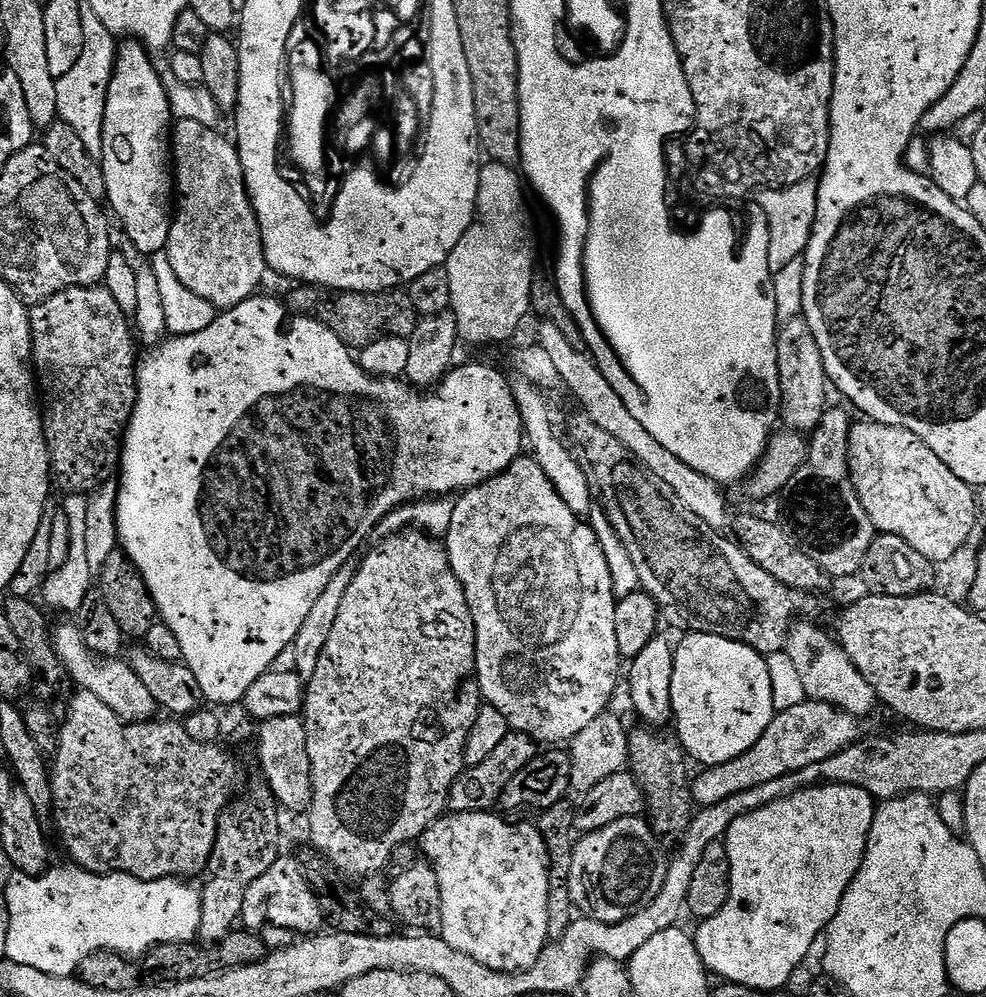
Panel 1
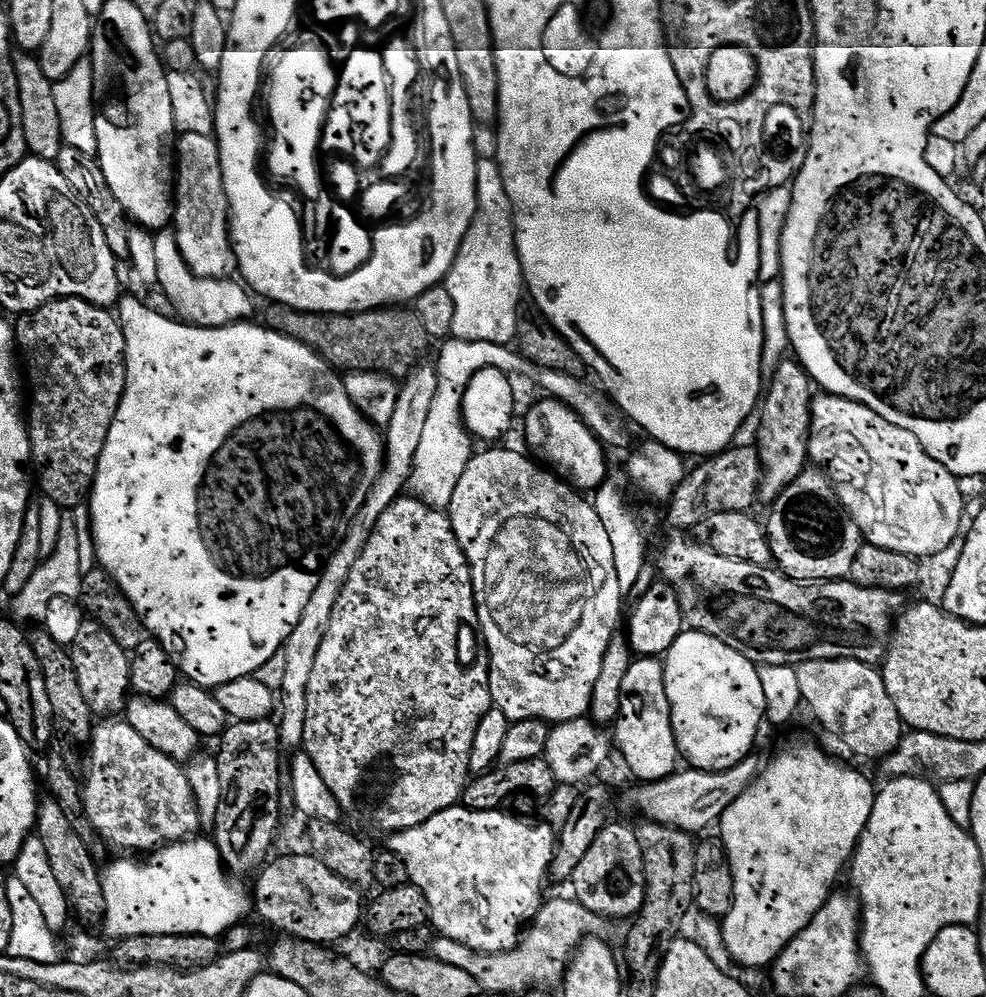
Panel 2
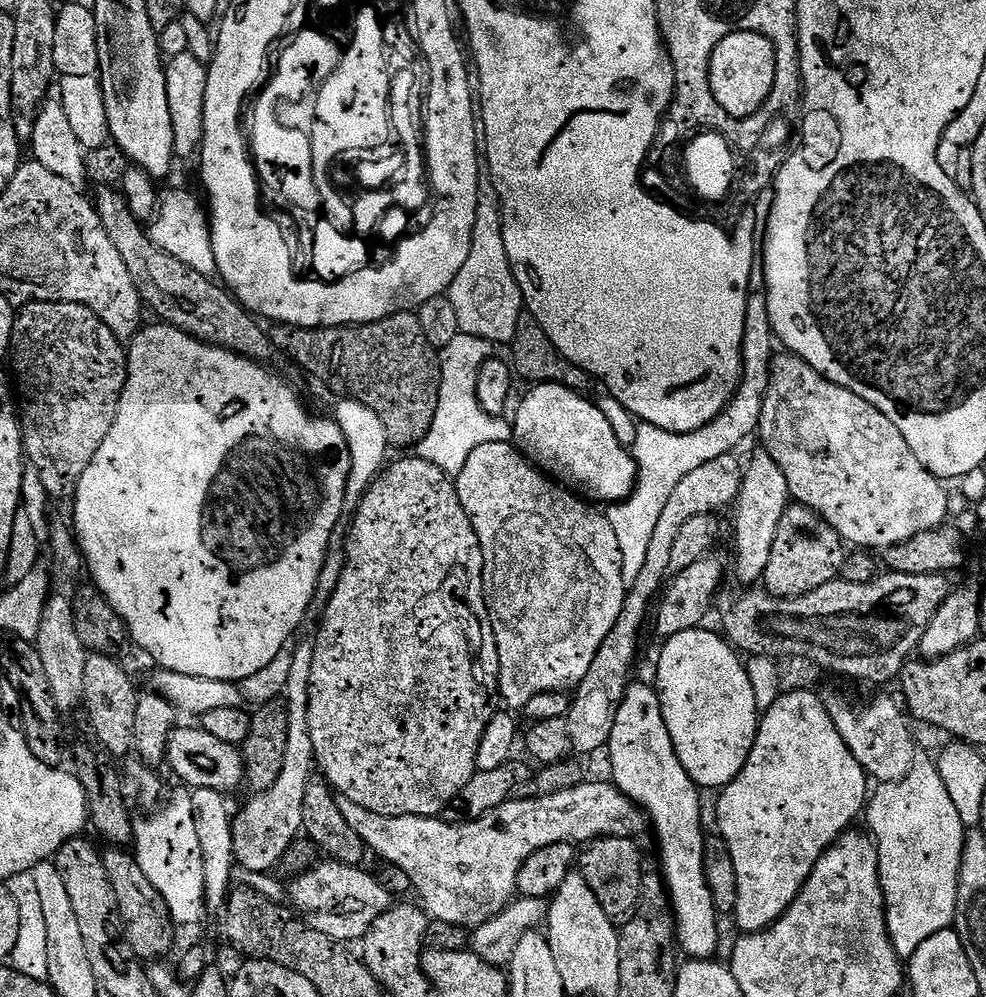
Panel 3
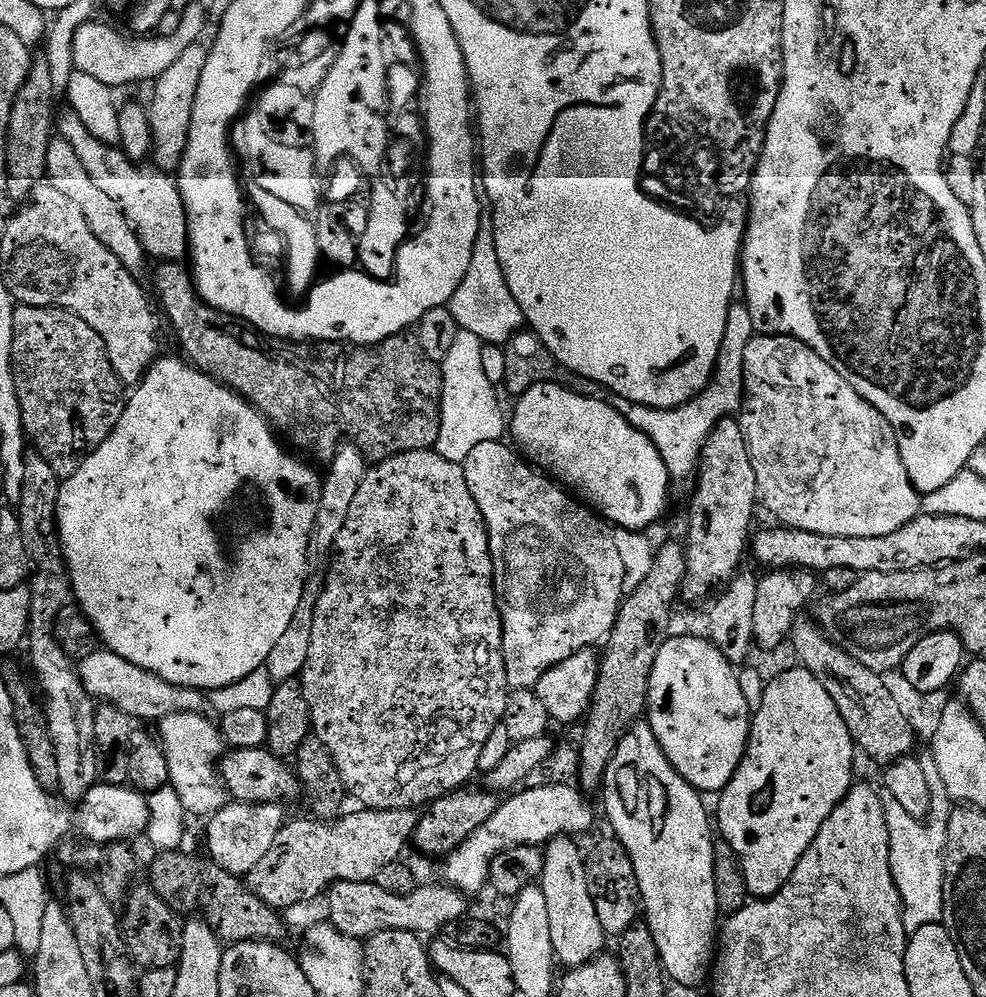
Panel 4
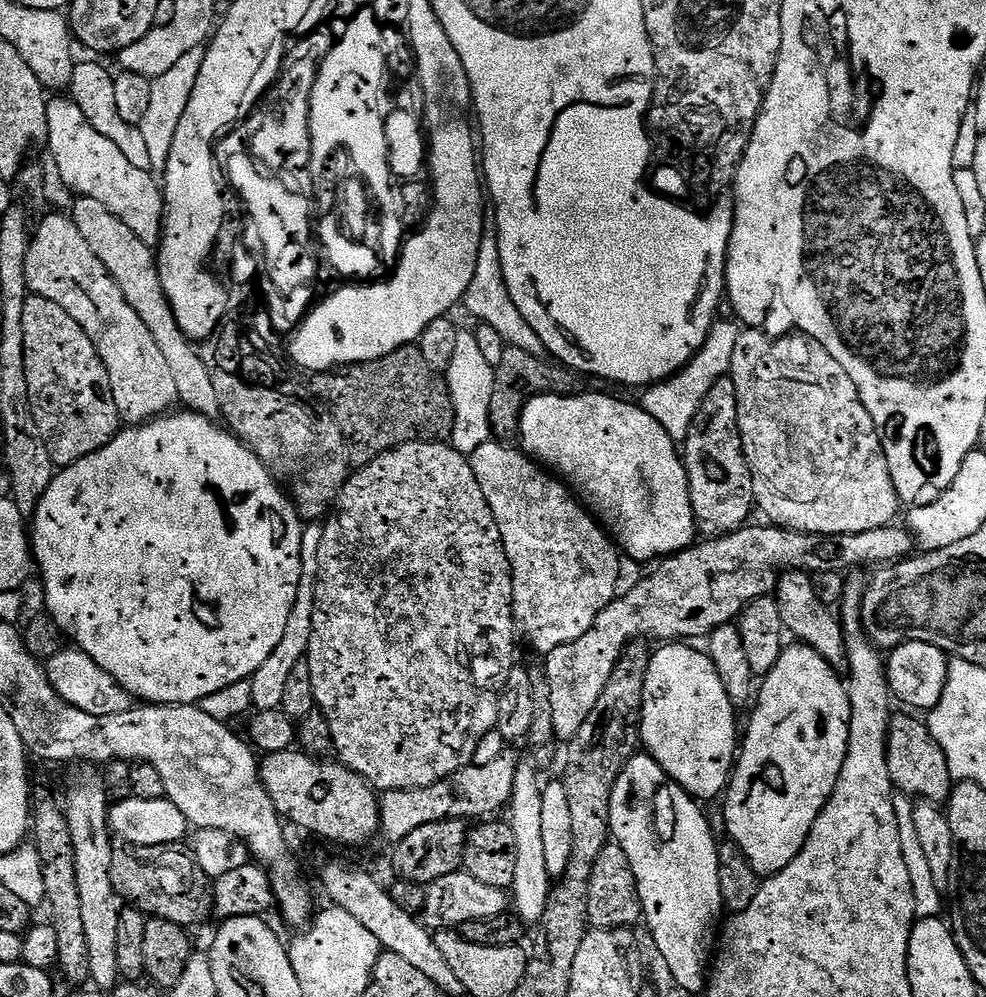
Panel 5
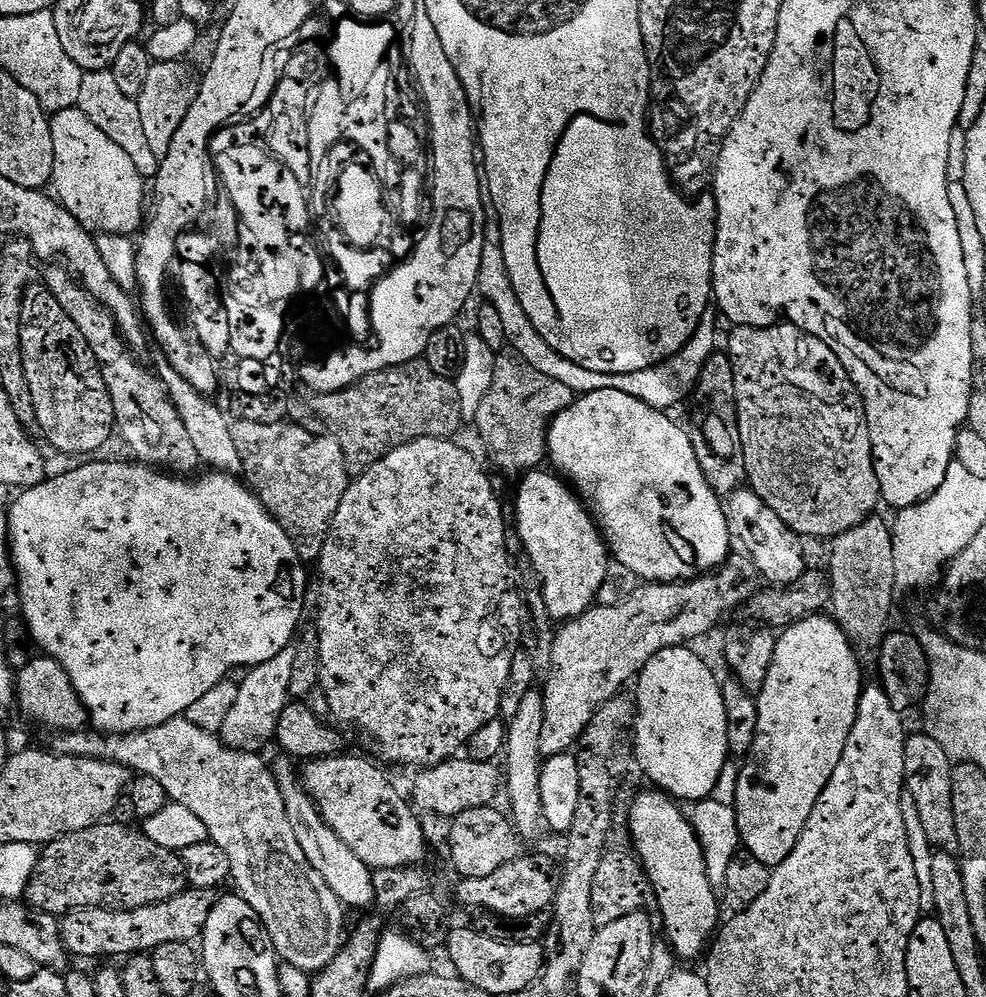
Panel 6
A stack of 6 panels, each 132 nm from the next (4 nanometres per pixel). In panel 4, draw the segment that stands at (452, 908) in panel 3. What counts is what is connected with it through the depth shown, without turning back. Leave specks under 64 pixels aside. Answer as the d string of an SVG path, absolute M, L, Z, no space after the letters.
M541 784L528 787L509 795L501 803L494 818L486 822L486 826L474 830L474 834L470 834L470 838L466 838L466 842L462 842L458 850L447 856L443 861L443 879L447 883L465 894L480 892L489 887L494 858L507 848L527 844L544 846L548 841L556 840L560 836L580 838L583 832L591 830L596 816L592 813L591 802L584 797L587 795L579 787L572 784Z

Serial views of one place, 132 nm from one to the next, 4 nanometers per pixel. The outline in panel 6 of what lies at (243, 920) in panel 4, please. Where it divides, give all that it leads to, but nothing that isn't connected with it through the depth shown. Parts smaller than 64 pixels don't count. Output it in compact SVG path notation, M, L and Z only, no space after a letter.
M101 822L93 828L78 830L74 834L59 836L39 853L36 869L26 886L24 896L37 912L48 912L57 918L76 908L109 908L115 912L138 910L142 906L154 906L166 902L189 887L184 861L166 846L150 842L139 827L115 822Z

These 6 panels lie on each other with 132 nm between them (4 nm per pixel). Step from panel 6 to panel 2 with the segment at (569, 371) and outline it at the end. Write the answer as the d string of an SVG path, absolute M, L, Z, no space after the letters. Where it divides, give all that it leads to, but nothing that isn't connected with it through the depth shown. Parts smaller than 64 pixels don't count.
M477 159L474 222L448 271L446 287L454 298L455 339L507 345L515 341L522 316L520 295L525 295L526 285L516 249L516 216L495 159Z

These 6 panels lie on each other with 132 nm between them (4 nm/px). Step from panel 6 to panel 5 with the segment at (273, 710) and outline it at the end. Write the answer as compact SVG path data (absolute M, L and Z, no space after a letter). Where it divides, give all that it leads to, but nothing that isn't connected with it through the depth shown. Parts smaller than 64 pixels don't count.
M312 522L307 525L302 534L302 574L298 586L298 598L294 610L290 614L290 622L286 622L286 634L282 634L282 642L274 646L274 654L262 662L258 671L250 677L252 682L252 706L256 712L265 712L280 708L282 694L286 691L286 681L290 678L290 670L298 666L308 655L310 638L314 630L314 610L316 609L316 585L320 578L318 566L318 549L322 547L324 524Z

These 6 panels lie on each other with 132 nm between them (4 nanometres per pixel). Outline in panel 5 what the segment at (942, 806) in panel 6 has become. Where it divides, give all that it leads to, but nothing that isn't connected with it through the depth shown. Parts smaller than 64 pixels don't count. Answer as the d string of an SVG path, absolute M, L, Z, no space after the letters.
M893 715L888 726L888 765L893 789L903 792L909 798L930 800L933 804L943 805L952 792L954 781L950 766L946 766L946 754L942 754L942 746L934 742L923 719Z

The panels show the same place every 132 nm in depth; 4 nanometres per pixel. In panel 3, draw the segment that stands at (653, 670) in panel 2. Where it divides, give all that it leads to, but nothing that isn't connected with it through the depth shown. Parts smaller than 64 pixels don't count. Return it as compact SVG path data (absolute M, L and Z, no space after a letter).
M637 682L629 683L628 690L624 694L624 700L621 702L620 707L616 709L616 721L614 722L614 730L610 734L608 739L608 746L606 749L607 755L612 755L612 776L610 776L611 783L615 784L616 788L625 798L632 801L637 808L643 810L654 829L656 827L656 836L660 839L660 860L664 863L662 867L662 875L666 881L666 887L670 893L670 903L672 911L674 913L674 935L678 941L679 951L685 952L685 957L694 960L711 960L717 954L716 947L720 944L720 932L716 929L716 919L718 919L718 913L714 906L714 898L710 894L708 889L708 883L706 882L706 874L704 873L704 841L706 839L706 832L700 829L700 796L695 784L692 783L691 778L686 774L686 770L682 766L682 762L676 756L676 751L672 745L672 739L670 734L666 730L666 722L662 718L662 706L660 705L660 694L656 691L655 687L649 686L648 688L644 684L636 684Z

